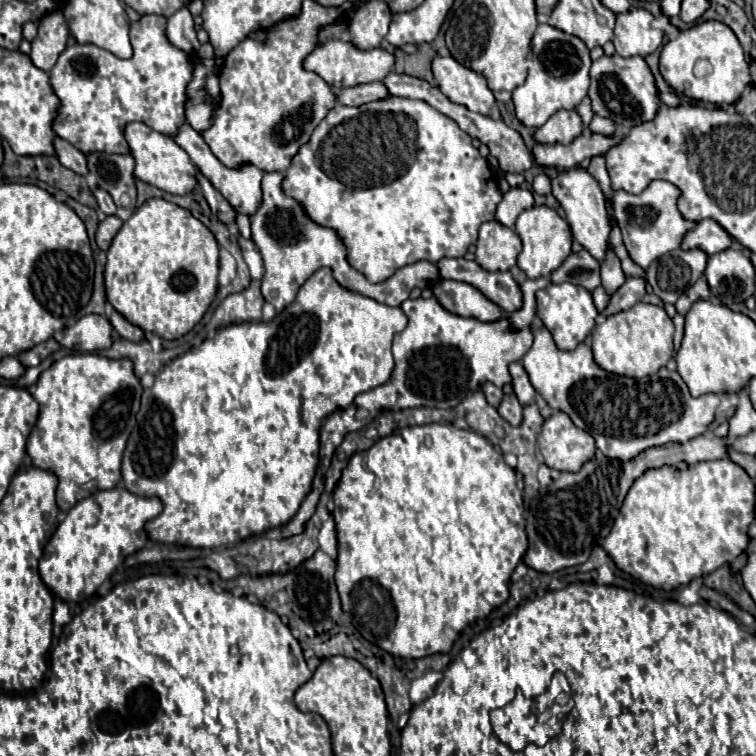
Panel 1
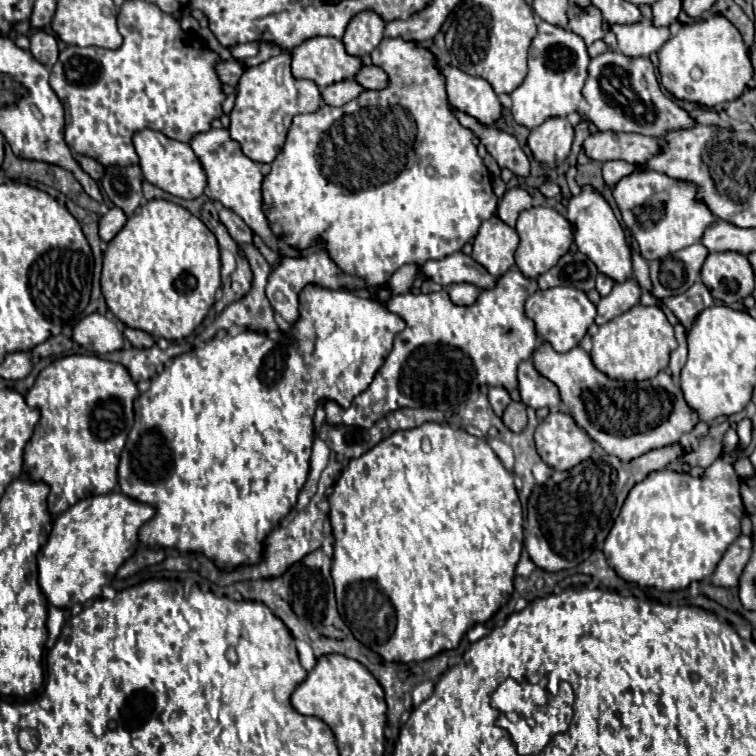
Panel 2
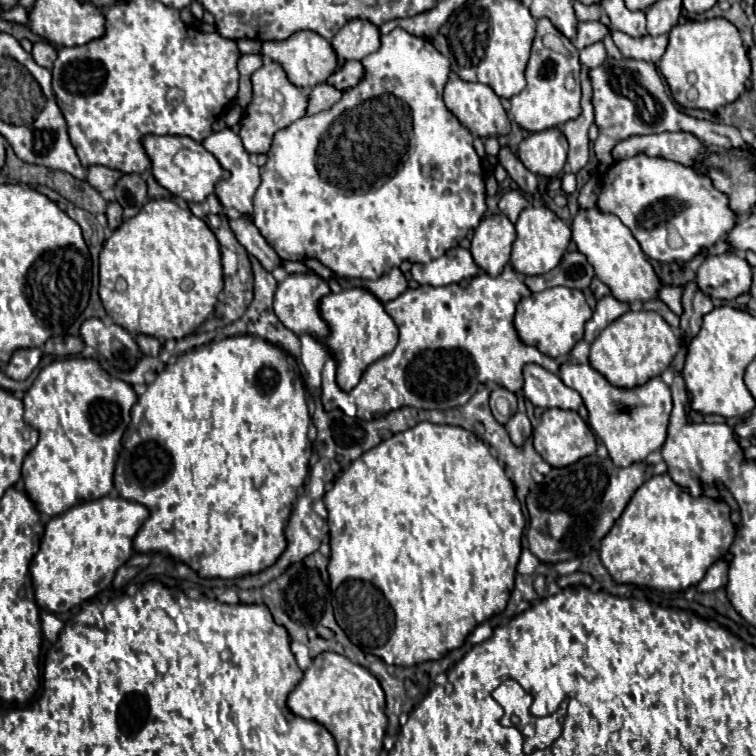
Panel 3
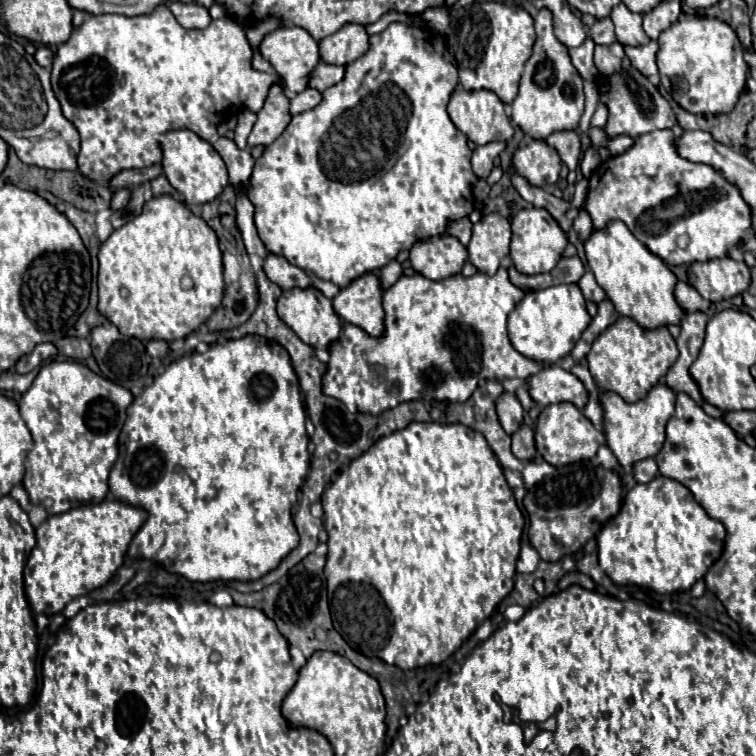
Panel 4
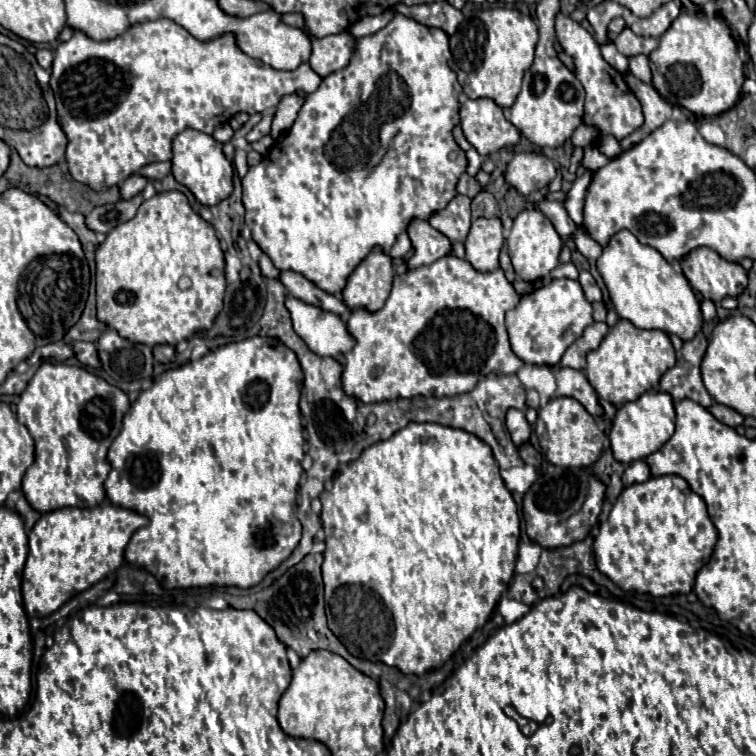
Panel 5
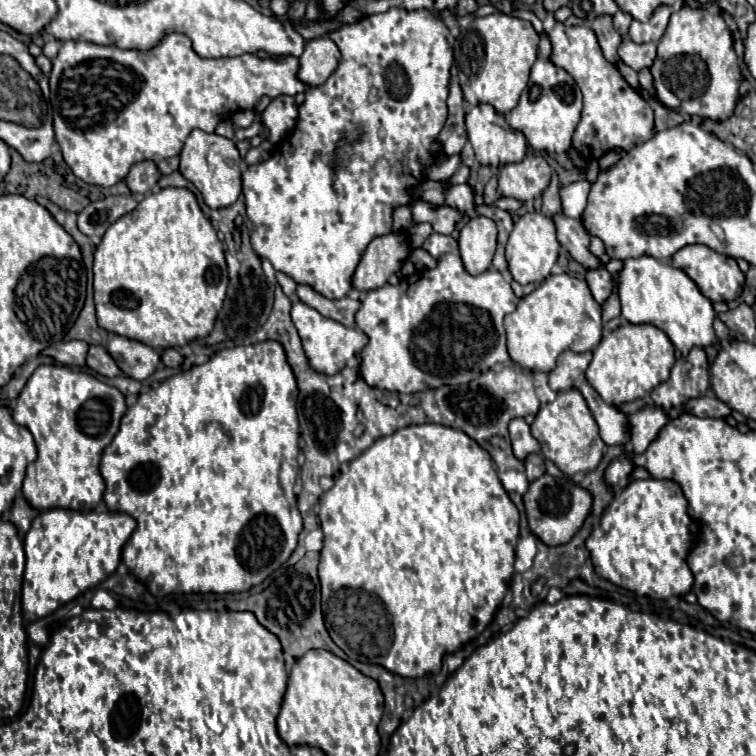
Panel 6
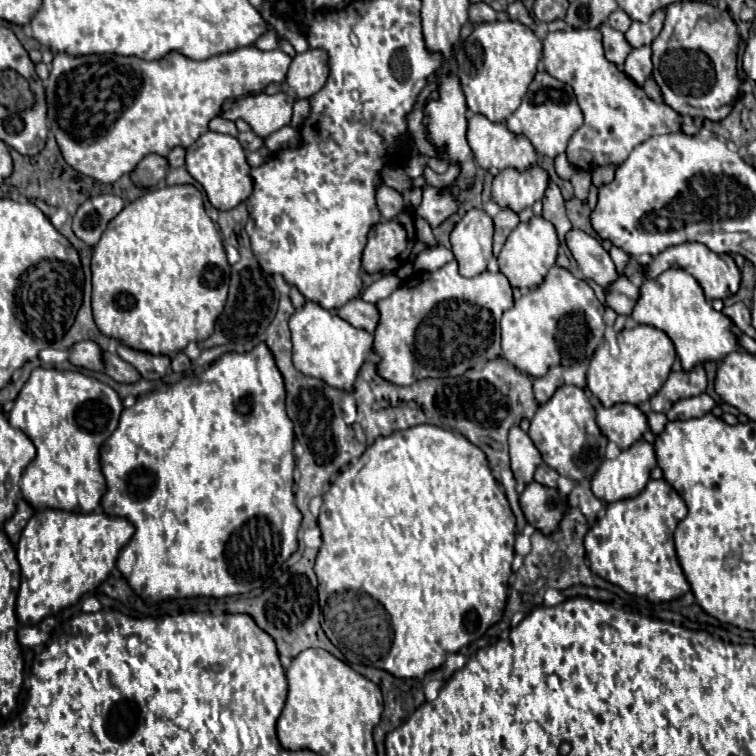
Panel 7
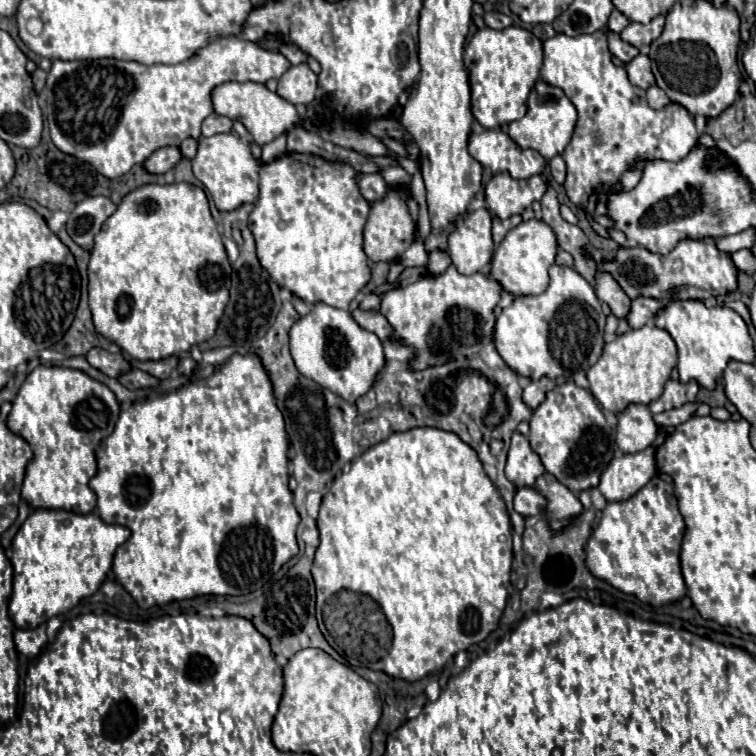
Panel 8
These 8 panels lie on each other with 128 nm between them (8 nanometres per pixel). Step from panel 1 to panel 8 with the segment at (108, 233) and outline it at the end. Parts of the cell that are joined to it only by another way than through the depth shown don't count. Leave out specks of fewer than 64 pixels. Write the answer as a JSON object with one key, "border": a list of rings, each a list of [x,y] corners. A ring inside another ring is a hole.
{"border":[[[168,146],[168,148],[160,148],[156,150],[146,162],[146,170],[152,172],[152,174],[166,174],[170,168],[176,166],[176,162],[182,158],[180,154],[180,148],[176,146]]]}

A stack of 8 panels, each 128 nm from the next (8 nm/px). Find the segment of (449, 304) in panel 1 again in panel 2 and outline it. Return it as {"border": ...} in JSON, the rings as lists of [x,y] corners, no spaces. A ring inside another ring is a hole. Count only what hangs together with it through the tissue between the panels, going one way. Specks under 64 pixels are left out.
{"border":[[[450,284],[448,294],[452,296],[454,304],[472,304],[478,296],[478,288],[474,284]]]}

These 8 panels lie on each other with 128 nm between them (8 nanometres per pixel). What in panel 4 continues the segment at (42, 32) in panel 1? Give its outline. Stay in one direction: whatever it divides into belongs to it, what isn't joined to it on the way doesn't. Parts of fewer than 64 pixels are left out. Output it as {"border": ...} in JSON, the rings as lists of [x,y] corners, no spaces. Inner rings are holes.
{"border":[[[40,46],[38,50],[36,50],[36,62],[42,66],[42,68],[46,68],[46,70],[50,70],[52,68],[52,52],[46,48],[46,46]]]}

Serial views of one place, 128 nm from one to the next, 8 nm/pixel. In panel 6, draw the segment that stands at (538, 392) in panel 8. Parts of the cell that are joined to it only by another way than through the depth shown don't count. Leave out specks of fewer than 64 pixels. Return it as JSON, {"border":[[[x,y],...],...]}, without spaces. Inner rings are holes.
{"border":[[[564,352],[564,354],[560,354],[558,362],[556,362],[556,368],[548,374],[548,386],[554,392],[572,388],[574,380],[588,368],[590,360],[592,360],[590,352],[584,352],[584,354]]]}

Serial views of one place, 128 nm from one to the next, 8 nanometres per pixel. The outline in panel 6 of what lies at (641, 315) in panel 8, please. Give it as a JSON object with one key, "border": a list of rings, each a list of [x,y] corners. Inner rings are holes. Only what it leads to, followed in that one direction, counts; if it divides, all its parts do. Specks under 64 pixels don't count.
{"border":[[[600,270],[600,272],[588,272],[586,274],[586,282],[592,290],[592,296],[604,304],[608,300],[608,296],[612,294],[614,290],[614,284],[612,284],[612,276],[608,274],[608,270]]]}

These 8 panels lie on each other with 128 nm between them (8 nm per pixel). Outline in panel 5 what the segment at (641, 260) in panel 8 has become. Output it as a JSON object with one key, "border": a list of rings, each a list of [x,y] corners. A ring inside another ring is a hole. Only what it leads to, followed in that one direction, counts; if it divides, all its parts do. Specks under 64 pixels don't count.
{"border":[[[704,246],[694,248],[680,260],[680,264],[692,288],[712,302],[738,296],[748,284],[748,272],[738,262],[724,260],[720,254]]]}

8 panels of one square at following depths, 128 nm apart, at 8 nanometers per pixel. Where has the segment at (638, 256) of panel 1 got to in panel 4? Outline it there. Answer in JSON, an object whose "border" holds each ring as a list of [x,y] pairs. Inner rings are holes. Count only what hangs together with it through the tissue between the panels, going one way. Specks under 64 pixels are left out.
{"border":[[[678,128],[654,130],[644,136],[638,136],[634,146],[624,154],[610,156],[608,160],[604,160],[588,180],[588,196],[584,202],[584,210],[590,214],[596,230],[606,228],[606,224],[612,220],[622,220],[628,230],[668,266],[724,258],[732,248],[738,248],[742,244],[746,232],[752,228],[752,208],[742,198],[740,188],[728,182],[714,166],[696,164],[682,158],[676,148],[678,138]]]}

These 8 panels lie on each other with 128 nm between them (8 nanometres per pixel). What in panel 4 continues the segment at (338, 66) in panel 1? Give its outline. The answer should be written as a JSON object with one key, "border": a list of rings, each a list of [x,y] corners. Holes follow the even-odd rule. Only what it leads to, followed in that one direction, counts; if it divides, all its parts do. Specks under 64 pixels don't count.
{"border":[[[282,26],[270,34],[264,36],[264,40],[258,46],[260,54],[264,56],[264,60],[268,60],[272,64],[272,68],[280,74],[284,88],[288,88],[288,92],[298,94],[308,86],[308,76],[312,72],[312,68],[316,68],[316,64],[320,62],[320,52],[318,52],[318,42],[304,30],[298,26]]]}

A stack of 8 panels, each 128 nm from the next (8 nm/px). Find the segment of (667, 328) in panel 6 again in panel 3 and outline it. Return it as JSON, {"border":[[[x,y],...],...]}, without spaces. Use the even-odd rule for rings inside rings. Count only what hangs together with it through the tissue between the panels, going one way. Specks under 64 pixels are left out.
{"border":[[[598,208],[580,210],[572,222],[572,240],[576,242],[578,250],[586,256],[586,260],[592,264],[596,276],[610,288],[616,300],[634,304],[634,302],[648,302],[658,298],[662,280],[654,272],[638,240],[620,222],[618,216],[602,214]]]}

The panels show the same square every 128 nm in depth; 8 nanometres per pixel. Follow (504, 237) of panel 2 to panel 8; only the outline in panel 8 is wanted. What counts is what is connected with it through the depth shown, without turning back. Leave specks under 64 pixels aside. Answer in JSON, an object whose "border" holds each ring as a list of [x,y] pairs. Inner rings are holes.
{"border":[[[486,208],[470,212],[448,236],[448,254],[460,274],[476,274],[492,260],[492,216]]]}

